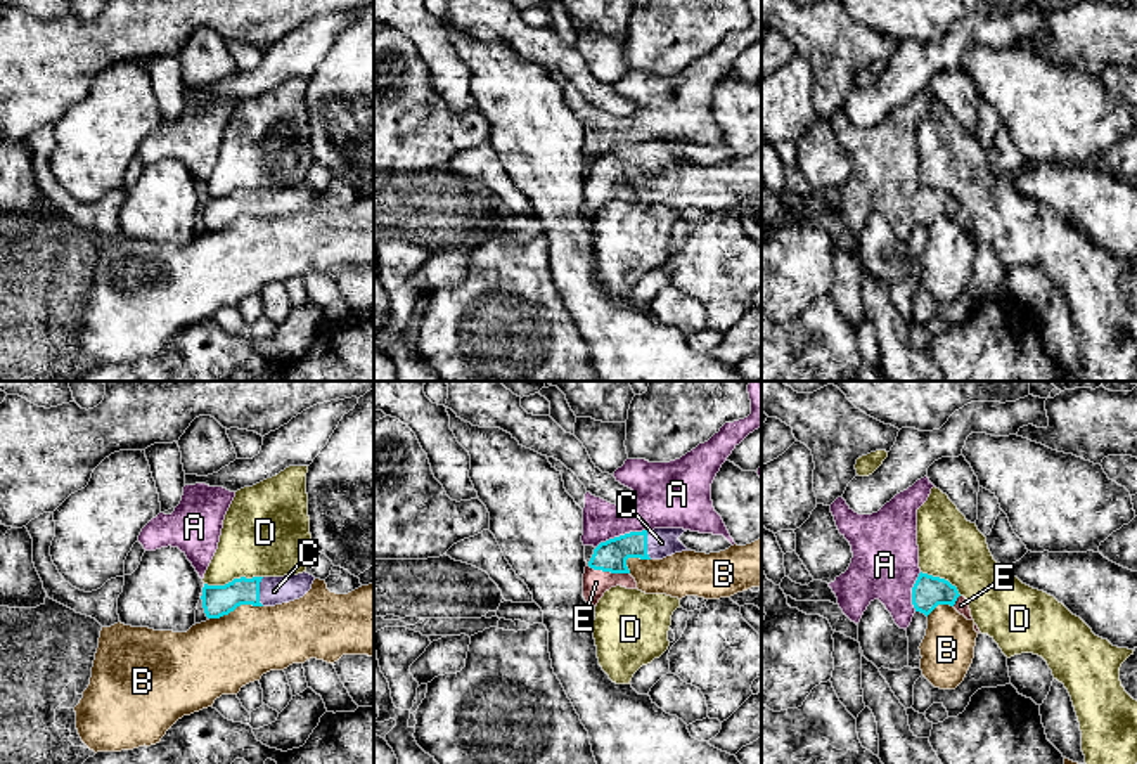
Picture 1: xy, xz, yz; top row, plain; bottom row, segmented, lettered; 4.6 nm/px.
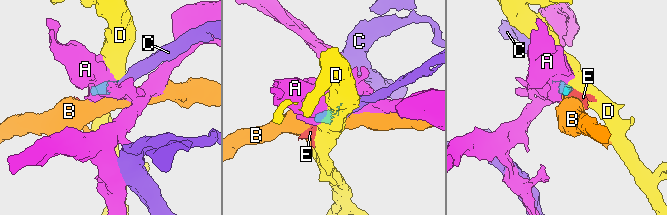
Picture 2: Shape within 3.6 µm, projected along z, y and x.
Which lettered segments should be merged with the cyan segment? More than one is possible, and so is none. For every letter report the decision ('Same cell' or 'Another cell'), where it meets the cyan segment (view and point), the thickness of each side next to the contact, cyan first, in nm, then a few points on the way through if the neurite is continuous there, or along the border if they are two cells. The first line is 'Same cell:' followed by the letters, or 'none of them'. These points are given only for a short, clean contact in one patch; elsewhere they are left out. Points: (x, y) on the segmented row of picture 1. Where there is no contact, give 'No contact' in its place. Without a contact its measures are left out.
Same cell: C, E
A: Another cell. Touches cyan at xz (620, 536). Thickness 140 nm (cyan) against 260 nm
B: Another cell. Touches cyan at xy (236, 607). Thickness 140 nm (cyan) against 360 nm. Boundary: xy (262, 605), (237, 605), (227, 614), (210, 619)
C: Same cell. Touches cyan at xy (258, 591). Thickness 140 nm (cyan) against 130 nm. Path across: xy (217, 600), (239, 591), (258, 591), (274, 591)
D: Another cell. Touches cyan at xy (234, 579). Thickness 140 nm (cyan) against 380 nm
E: Same cell. Touches cyan at xz (608, 570). Thickness 140 nm (cyan) against 120 nm. Path across: xz (611, 556), (608, 570), (596, 582)

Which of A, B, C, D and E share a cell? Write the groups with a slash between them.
A / B / C E / D

